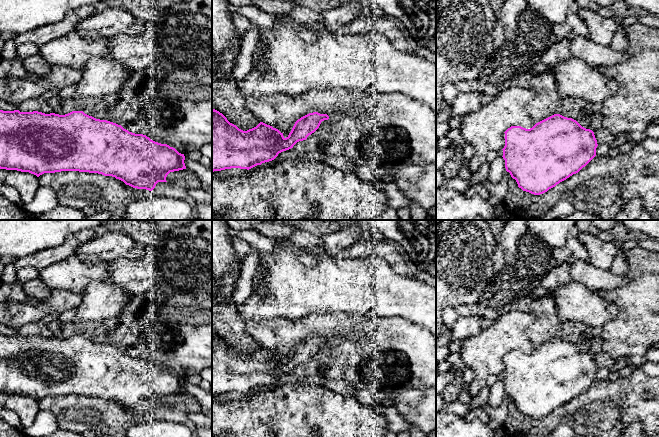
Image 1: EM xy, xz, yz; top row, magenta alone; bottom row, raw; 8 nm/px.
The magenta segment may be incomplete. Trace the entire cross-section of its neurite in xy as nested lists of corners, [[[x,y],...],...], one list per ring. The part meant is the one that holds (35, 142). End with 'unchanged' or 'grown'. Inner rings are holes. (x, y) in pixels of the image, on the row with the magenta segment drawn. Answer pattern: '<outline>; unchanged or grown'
[[[0,110],[0,169],[29,172],[39,177],[44,173],[79,171],[112,176],[137,189],[152,191],[158,182],[167,182],[170,172],[186,169],[184,154],[167,144],[135,134],[116,123],[96,119],[83,111],[65,115],[45,114],[38,111],[20,112]]]; unchanged

